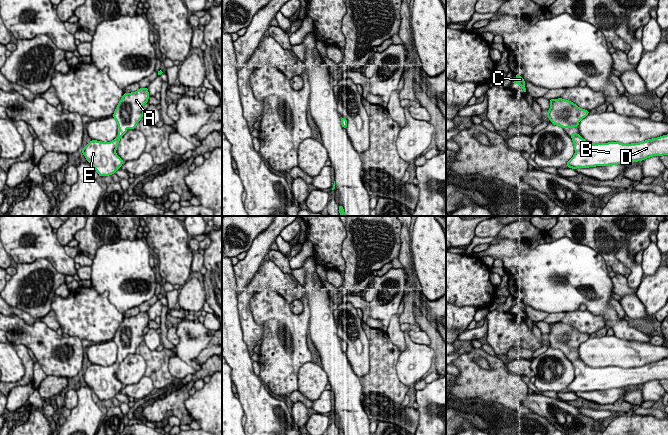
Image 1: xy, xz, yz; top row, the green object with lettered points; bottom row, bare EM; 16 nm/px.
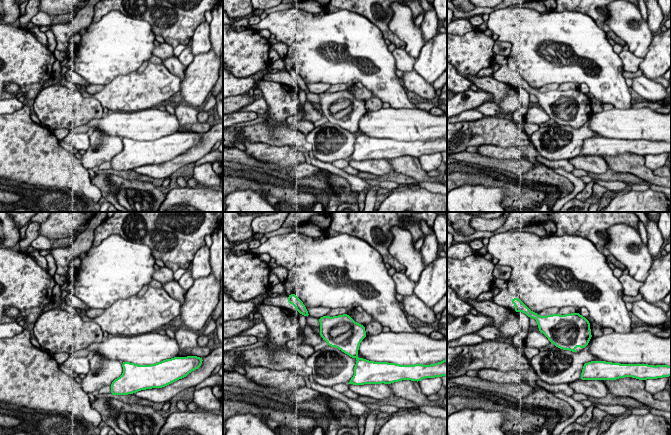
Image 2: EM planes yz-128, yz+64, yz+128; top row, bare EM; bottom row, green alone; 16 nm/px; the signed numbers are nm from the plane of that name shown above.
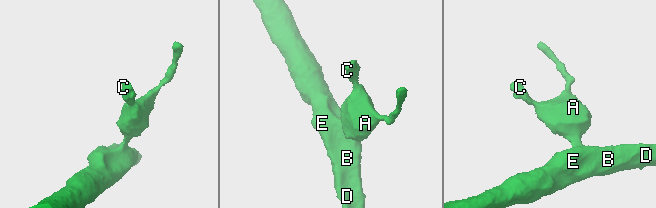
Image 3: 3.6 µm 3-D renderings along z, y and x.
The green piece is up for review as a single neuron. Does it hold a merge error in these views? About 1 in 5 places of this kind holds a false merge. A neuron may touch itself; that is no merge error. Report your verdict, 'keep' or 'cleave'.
keep

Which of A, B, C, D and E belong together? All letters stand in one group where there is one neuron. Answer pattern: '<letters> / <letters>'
A B C D E

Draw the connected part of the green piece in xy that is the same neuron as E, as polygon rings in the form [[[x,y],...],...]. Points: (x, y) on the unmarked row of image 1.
[[[147,311],[140,312],[136,316],[125,317],[113,338],[119,351],[118,360],[107,367],[92,364],[81,374],[100,401],[114,398],[124,387],[116,378],[119,364],[127,356],[127,351],[135,353],[137,347],[144,341],[143,330],[148,323]]]

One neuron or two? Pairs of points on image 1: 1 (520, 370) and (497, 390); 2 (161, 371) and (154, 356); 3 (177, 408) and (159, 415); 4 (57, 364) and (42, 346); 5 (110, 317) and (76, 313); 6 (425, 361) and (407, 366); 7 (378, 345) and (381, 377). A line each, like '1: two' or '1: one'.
1: two
2: one
3: one
4: one
5: one
6: one
7: one

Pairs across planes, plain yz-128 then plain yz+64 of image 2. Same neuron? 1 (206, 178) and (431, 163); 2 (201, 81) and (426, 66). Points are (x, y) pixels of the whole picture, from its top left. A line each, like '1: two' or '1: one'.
1: one
2: one

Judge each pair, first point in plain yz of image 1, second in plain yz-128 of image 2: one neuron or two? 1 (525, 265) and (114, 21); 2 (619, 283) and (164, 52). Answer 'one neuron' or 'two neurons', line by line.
1: one neuron
2: one neuron

